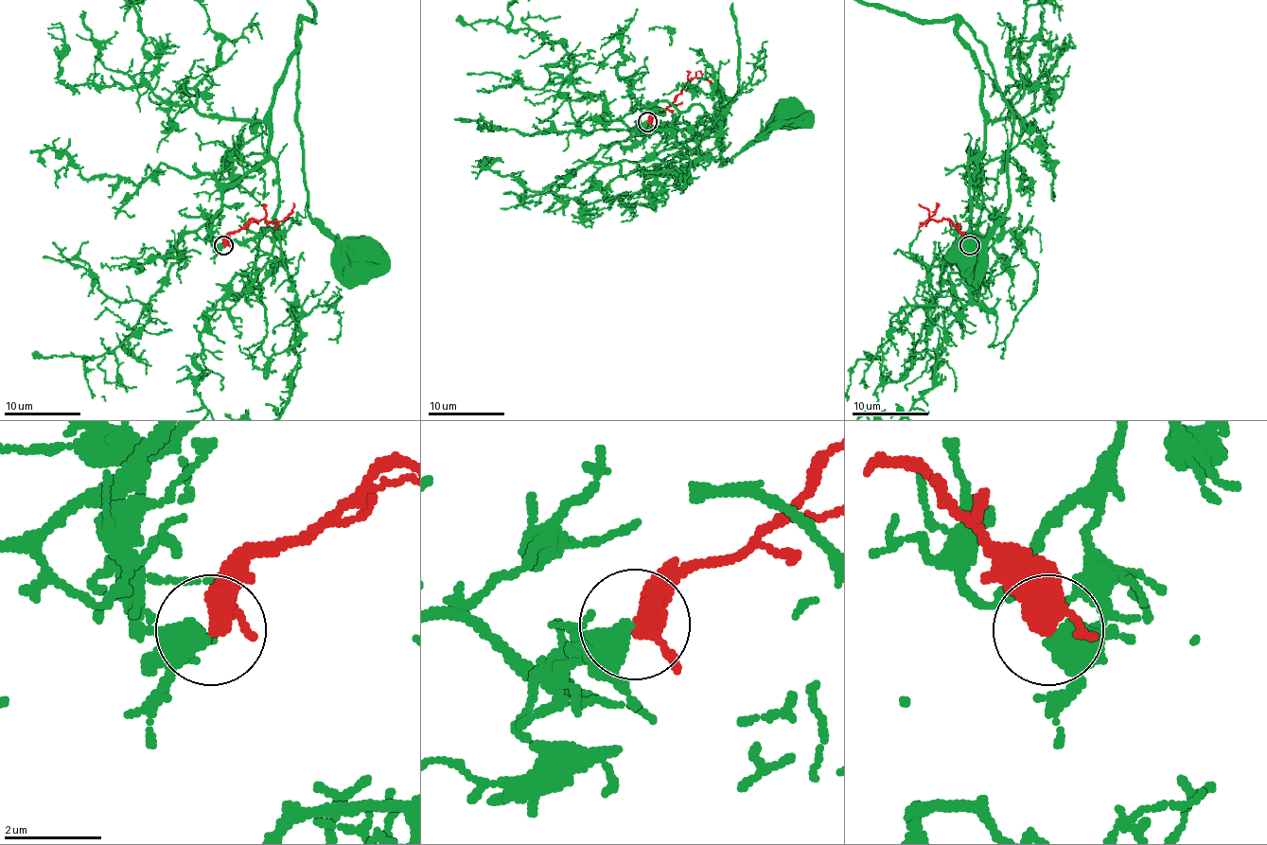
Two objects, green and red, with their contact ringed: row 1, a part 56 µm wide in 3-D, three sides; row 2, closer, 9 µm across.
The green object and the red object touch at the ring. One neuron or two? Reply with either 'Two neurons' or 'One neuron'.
One neuron

